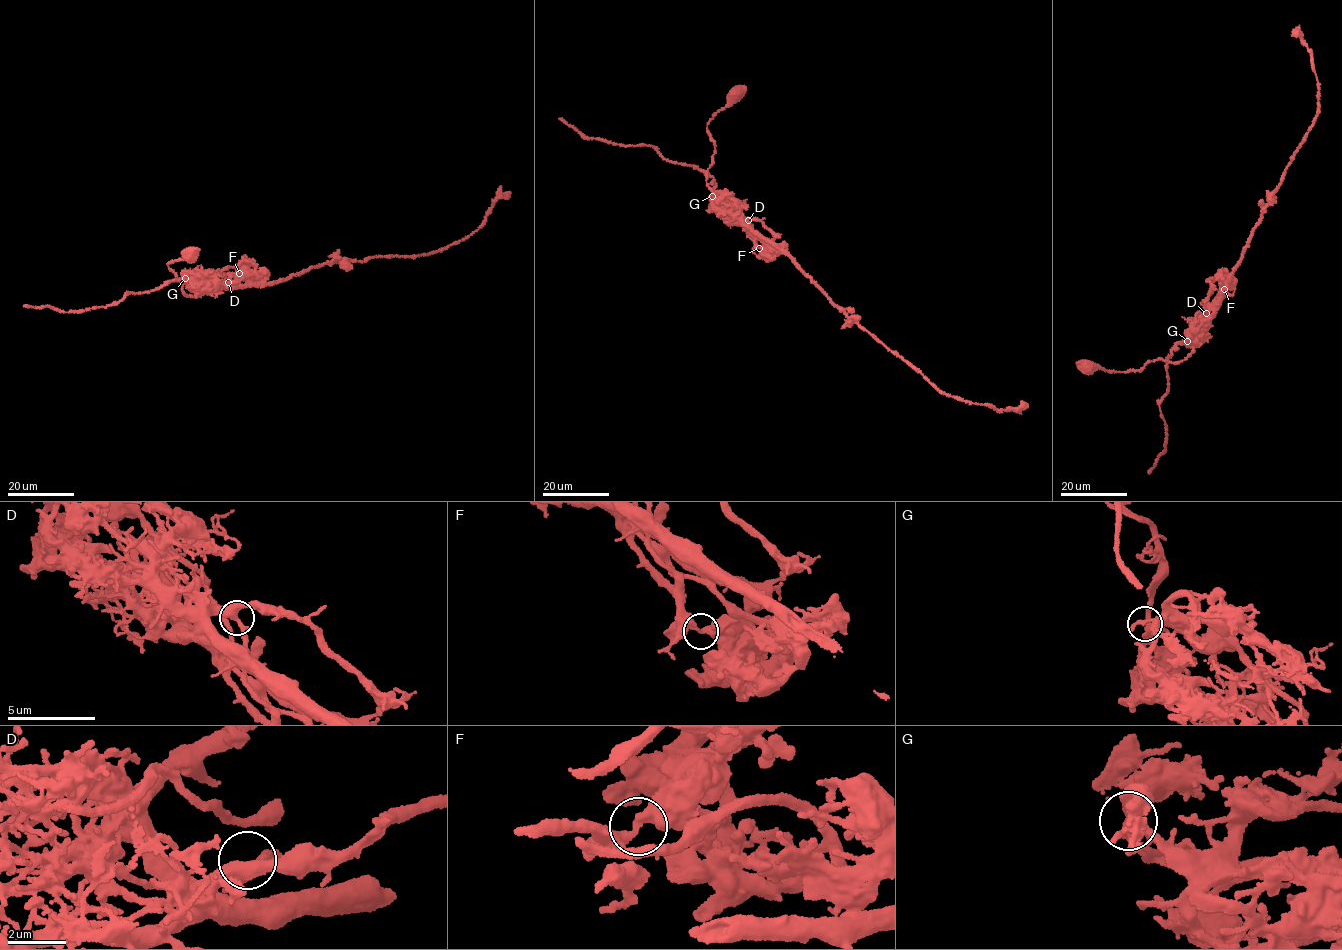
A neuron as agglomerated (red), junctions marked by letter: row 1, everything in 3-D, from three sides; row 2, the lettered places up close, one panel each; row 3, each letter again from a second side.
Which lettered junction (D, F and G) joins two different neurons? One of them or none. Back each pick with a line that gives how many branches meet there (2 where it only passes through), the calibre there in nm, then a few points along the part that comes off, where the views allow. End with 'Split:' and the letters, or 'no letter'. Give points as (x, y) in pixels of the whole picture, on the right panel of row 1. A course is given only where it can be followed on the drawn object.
F: 2 branches meet; 380 nm thick; foreign part runs (1225, 289), (1211, 306), (1198, 312), (1188, 341), (1171, 350), (1169, 388), (1160, 403), (1166, 450), (1148, 473)
Split: F

